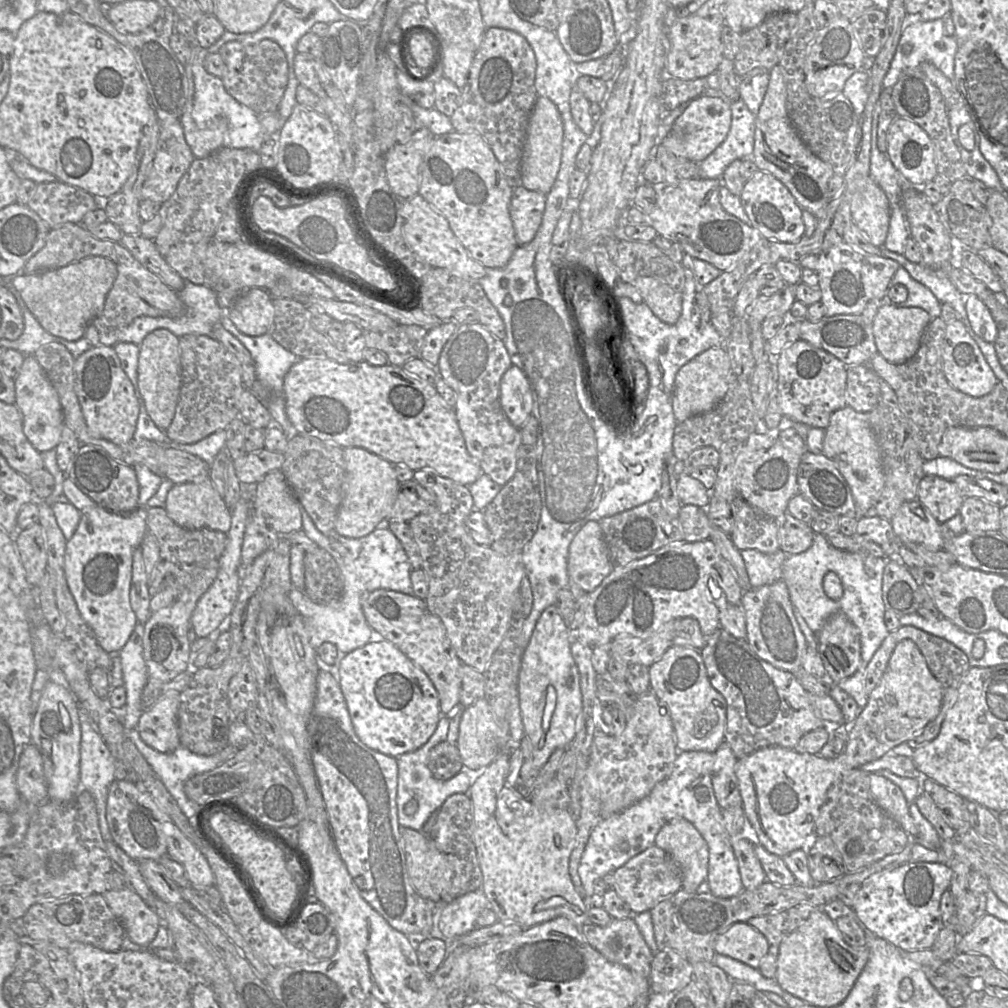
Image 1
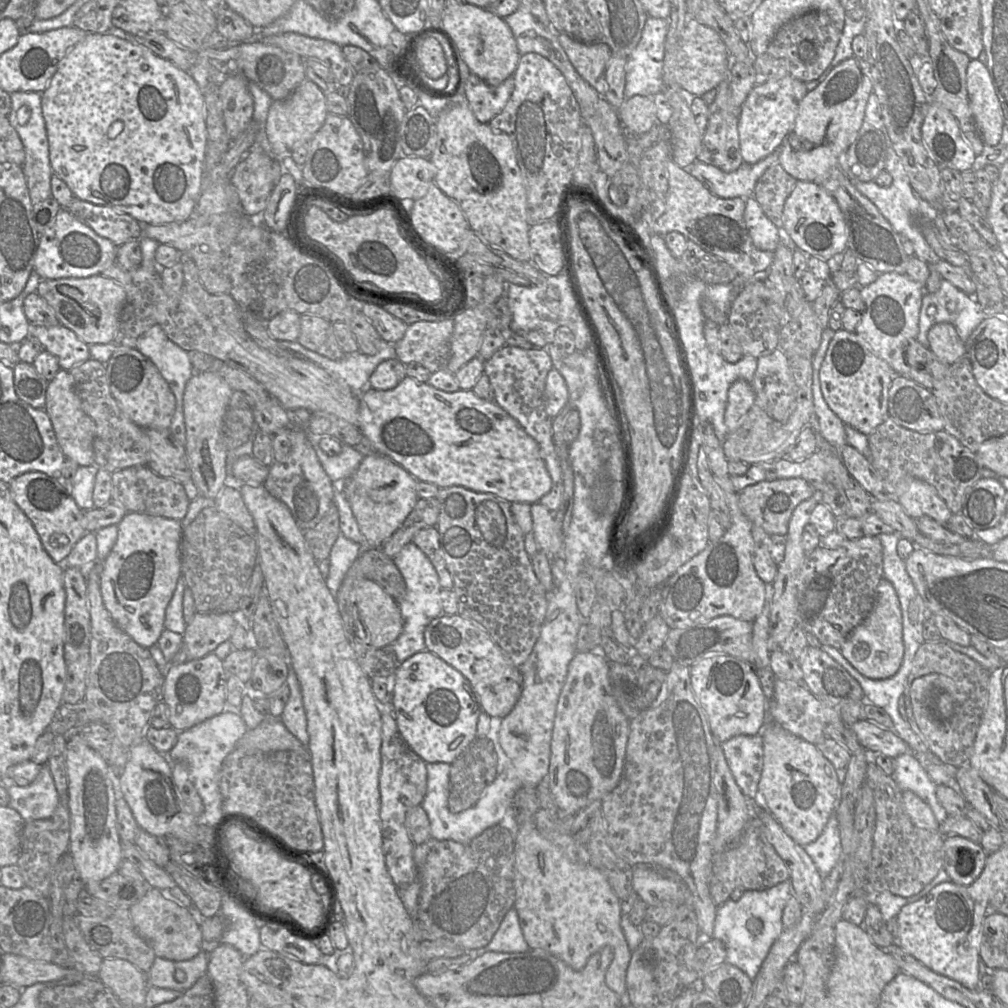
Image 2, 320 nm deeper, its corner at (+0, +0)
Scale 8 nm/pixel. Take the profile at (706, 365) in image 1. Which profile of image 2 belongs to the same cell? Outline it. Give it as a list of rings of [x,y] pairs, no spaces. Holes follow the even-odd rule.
[[[738,379],[731,384],[724,414],[724,422],[729,432],[742,424],[755,400],[756,395],[751,383]]]

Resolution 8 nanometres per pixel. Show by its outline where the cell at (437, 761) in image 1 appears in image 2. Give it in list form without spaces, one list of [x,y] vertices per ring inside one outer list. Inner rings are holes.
[[[475,738],[450,764],[448,808],[452,813],[472,807],[497,777],[498,755],[492,740]]]

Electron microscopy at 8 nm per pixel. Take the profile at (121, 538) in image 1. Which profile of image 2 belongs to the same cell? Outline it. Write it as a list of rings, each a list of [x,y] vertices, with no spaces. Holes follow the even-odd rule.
[[[127,513],[117,525],[117,540],[102,561],[100,591],[115,623],[149,649],[165,630],[165,612],[181,577],[181,521],[145,513]]]

